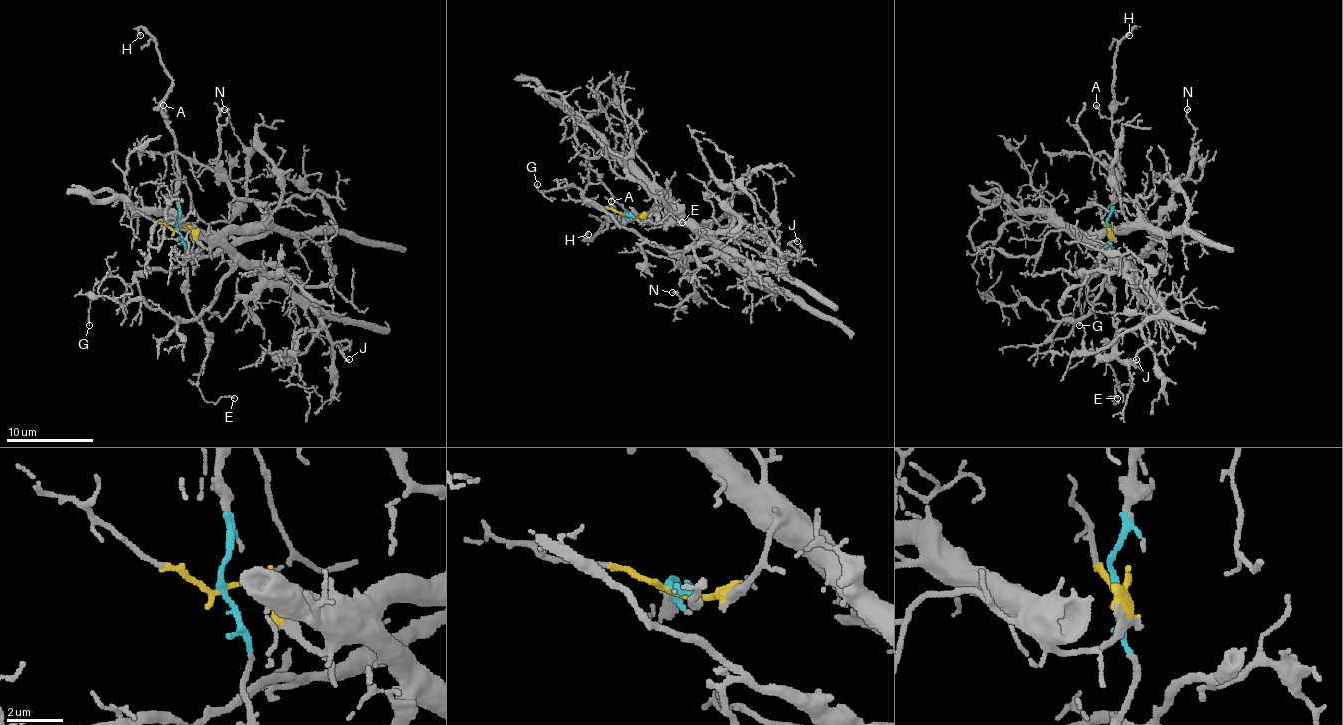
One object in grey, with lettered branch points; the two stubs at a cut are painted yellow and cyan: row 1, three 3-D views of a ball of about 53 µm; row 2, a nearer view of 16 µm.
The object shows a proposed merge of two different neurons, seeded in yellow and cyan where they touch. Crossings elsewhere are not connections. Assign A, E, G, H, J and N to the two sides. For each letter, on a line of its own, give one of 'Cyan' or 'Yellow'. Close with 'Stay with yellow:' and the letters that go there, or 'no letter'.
A: Cyan
E: Cyan
G: Yellow
H: Cyan
J: Yellow
N: Yellow
Stay with yellow: G, J, N

